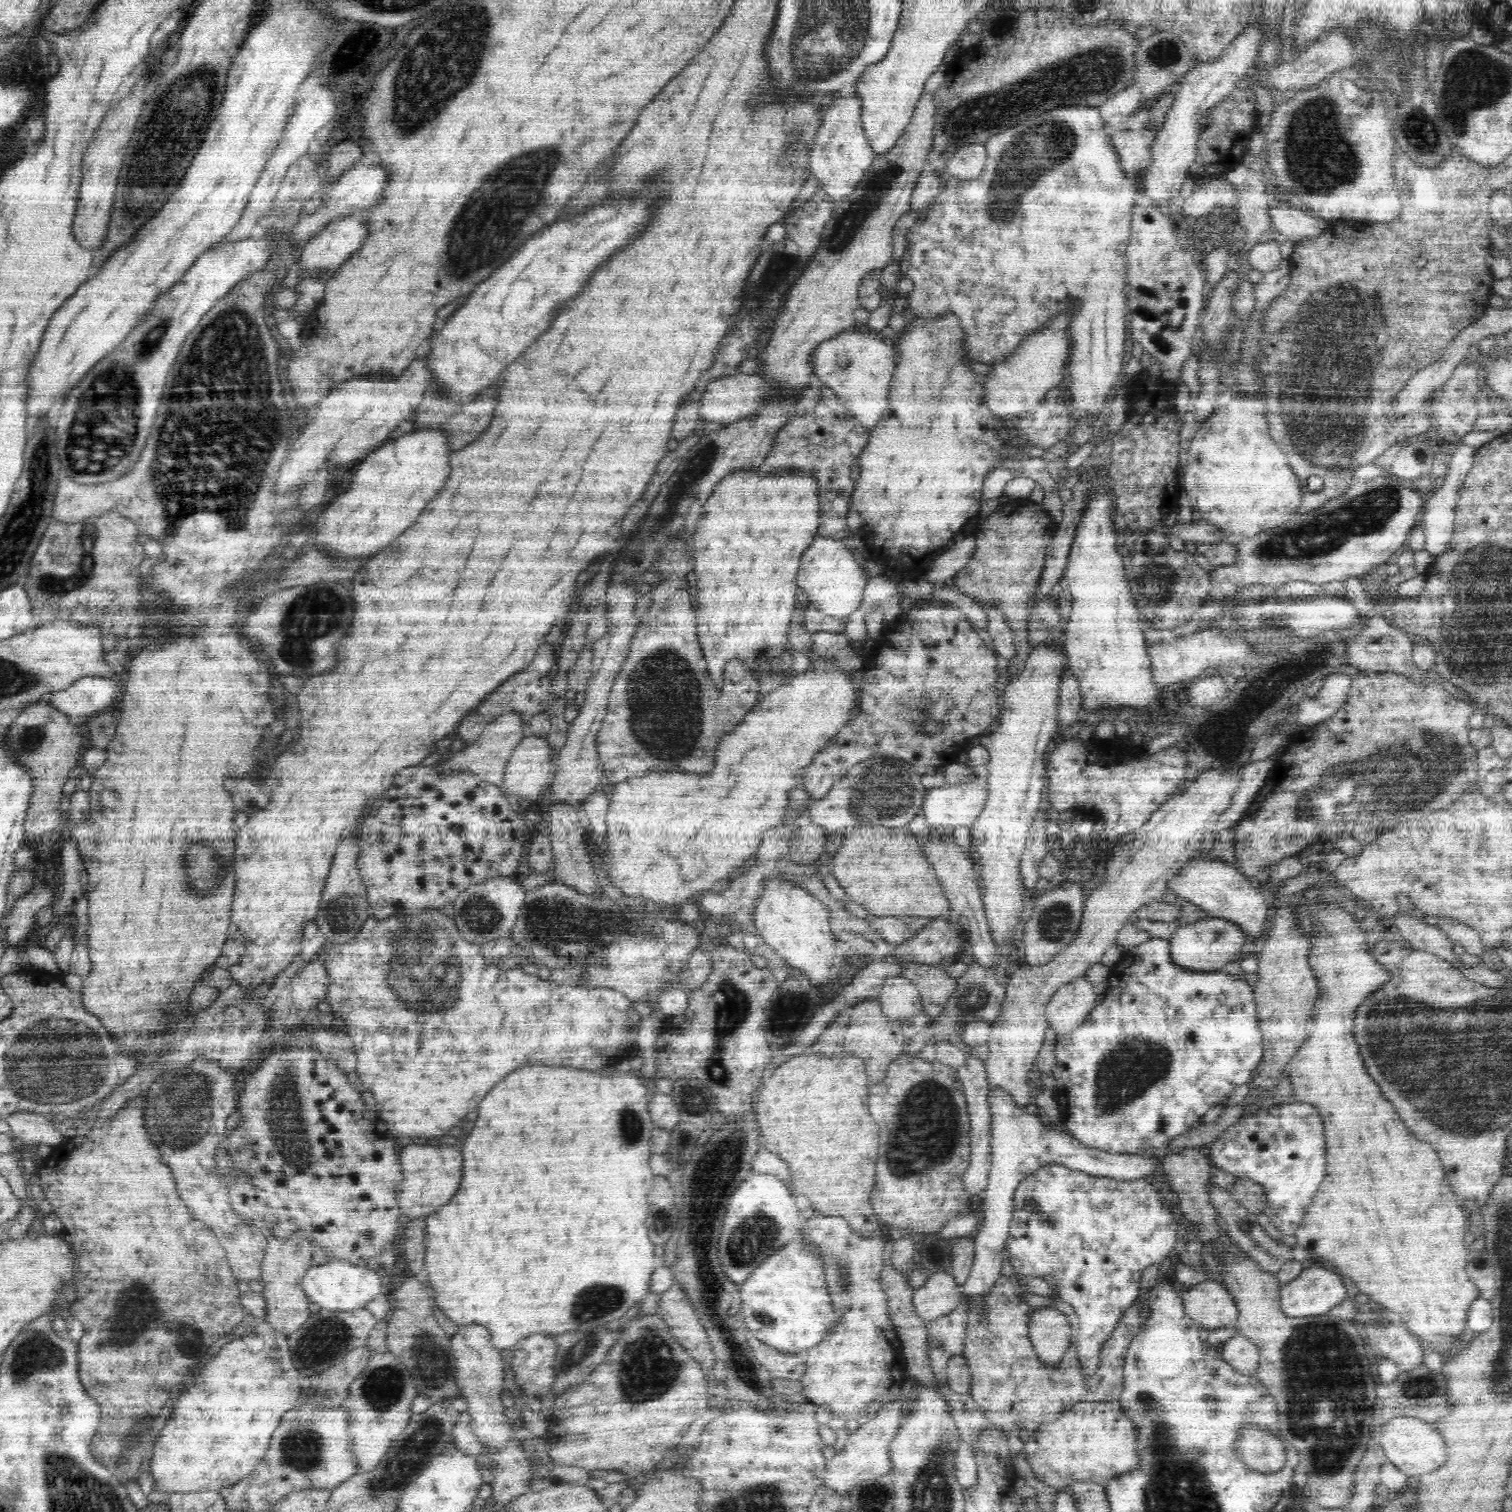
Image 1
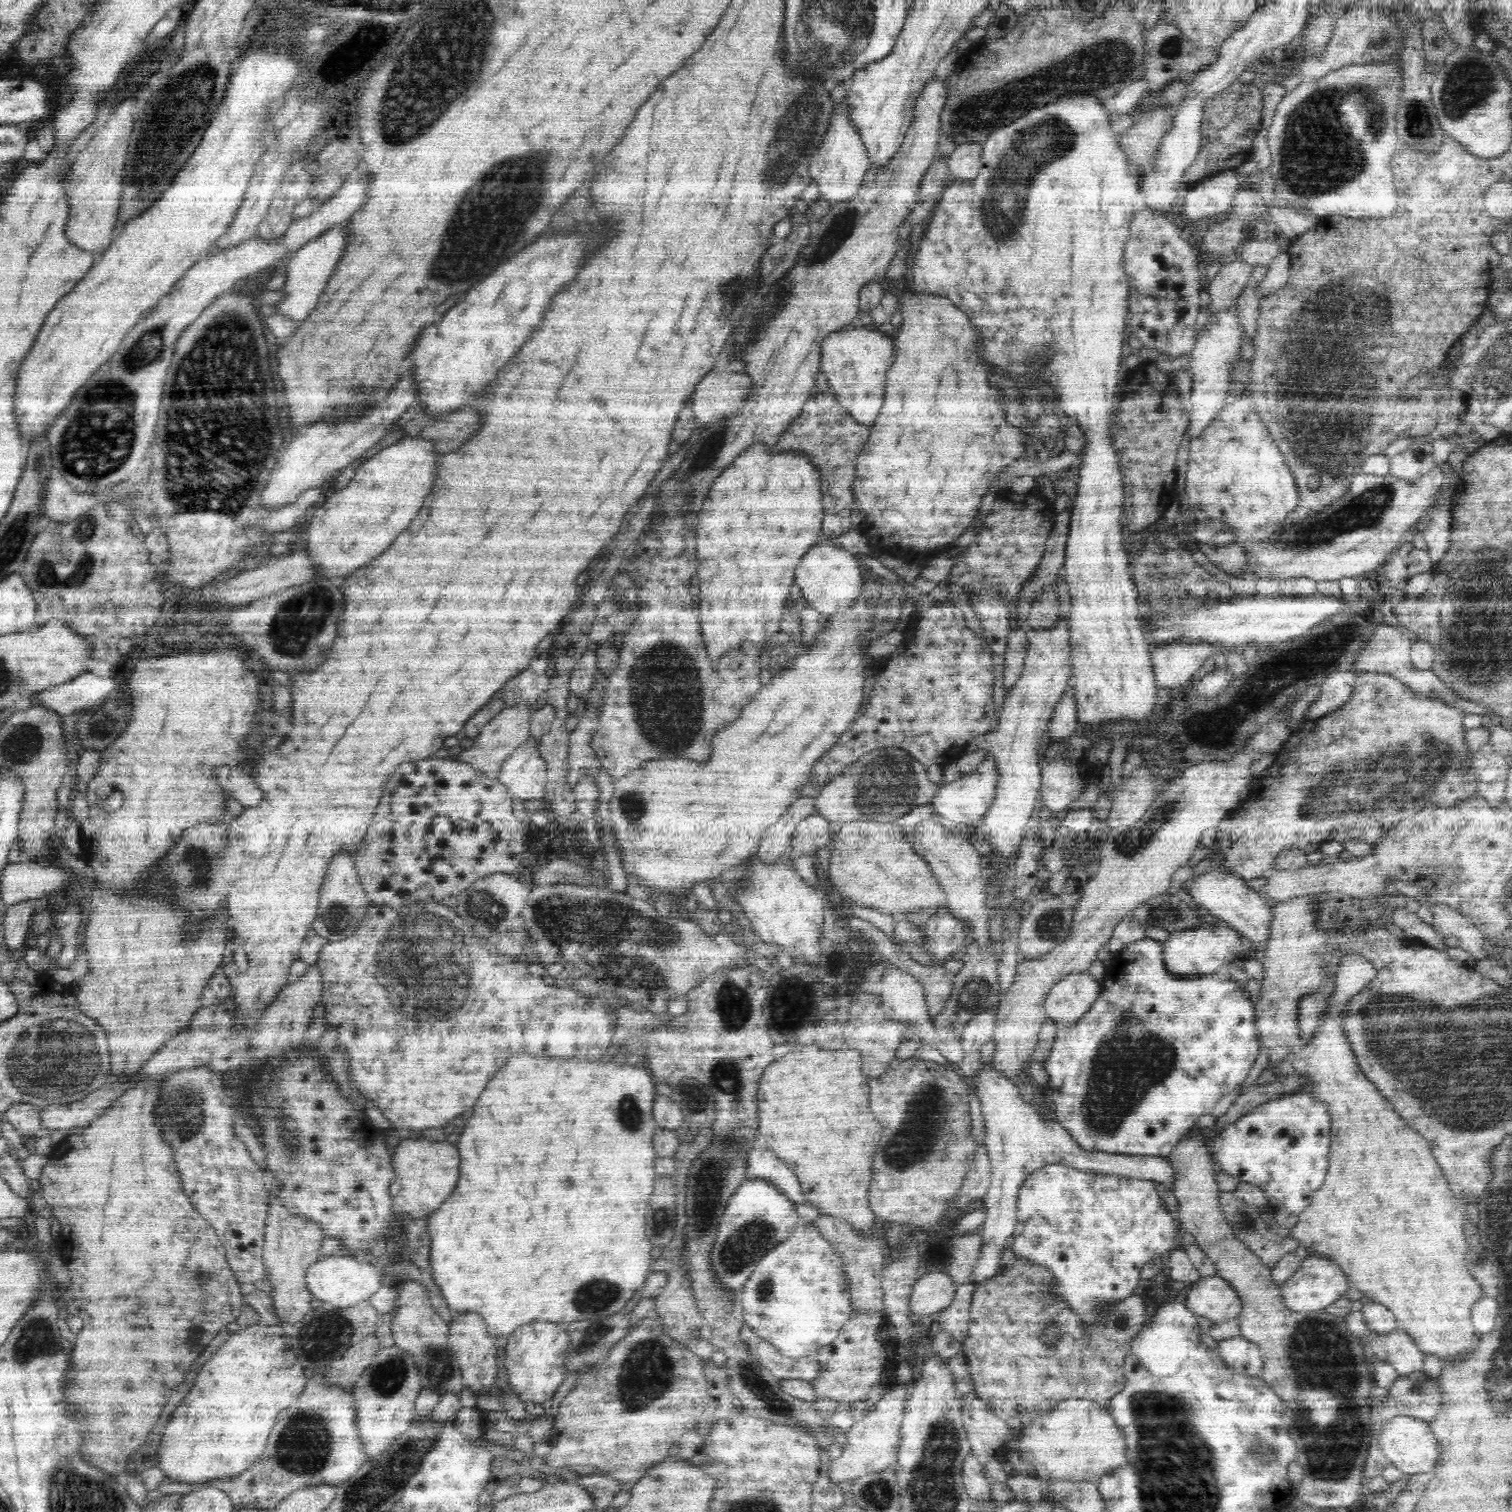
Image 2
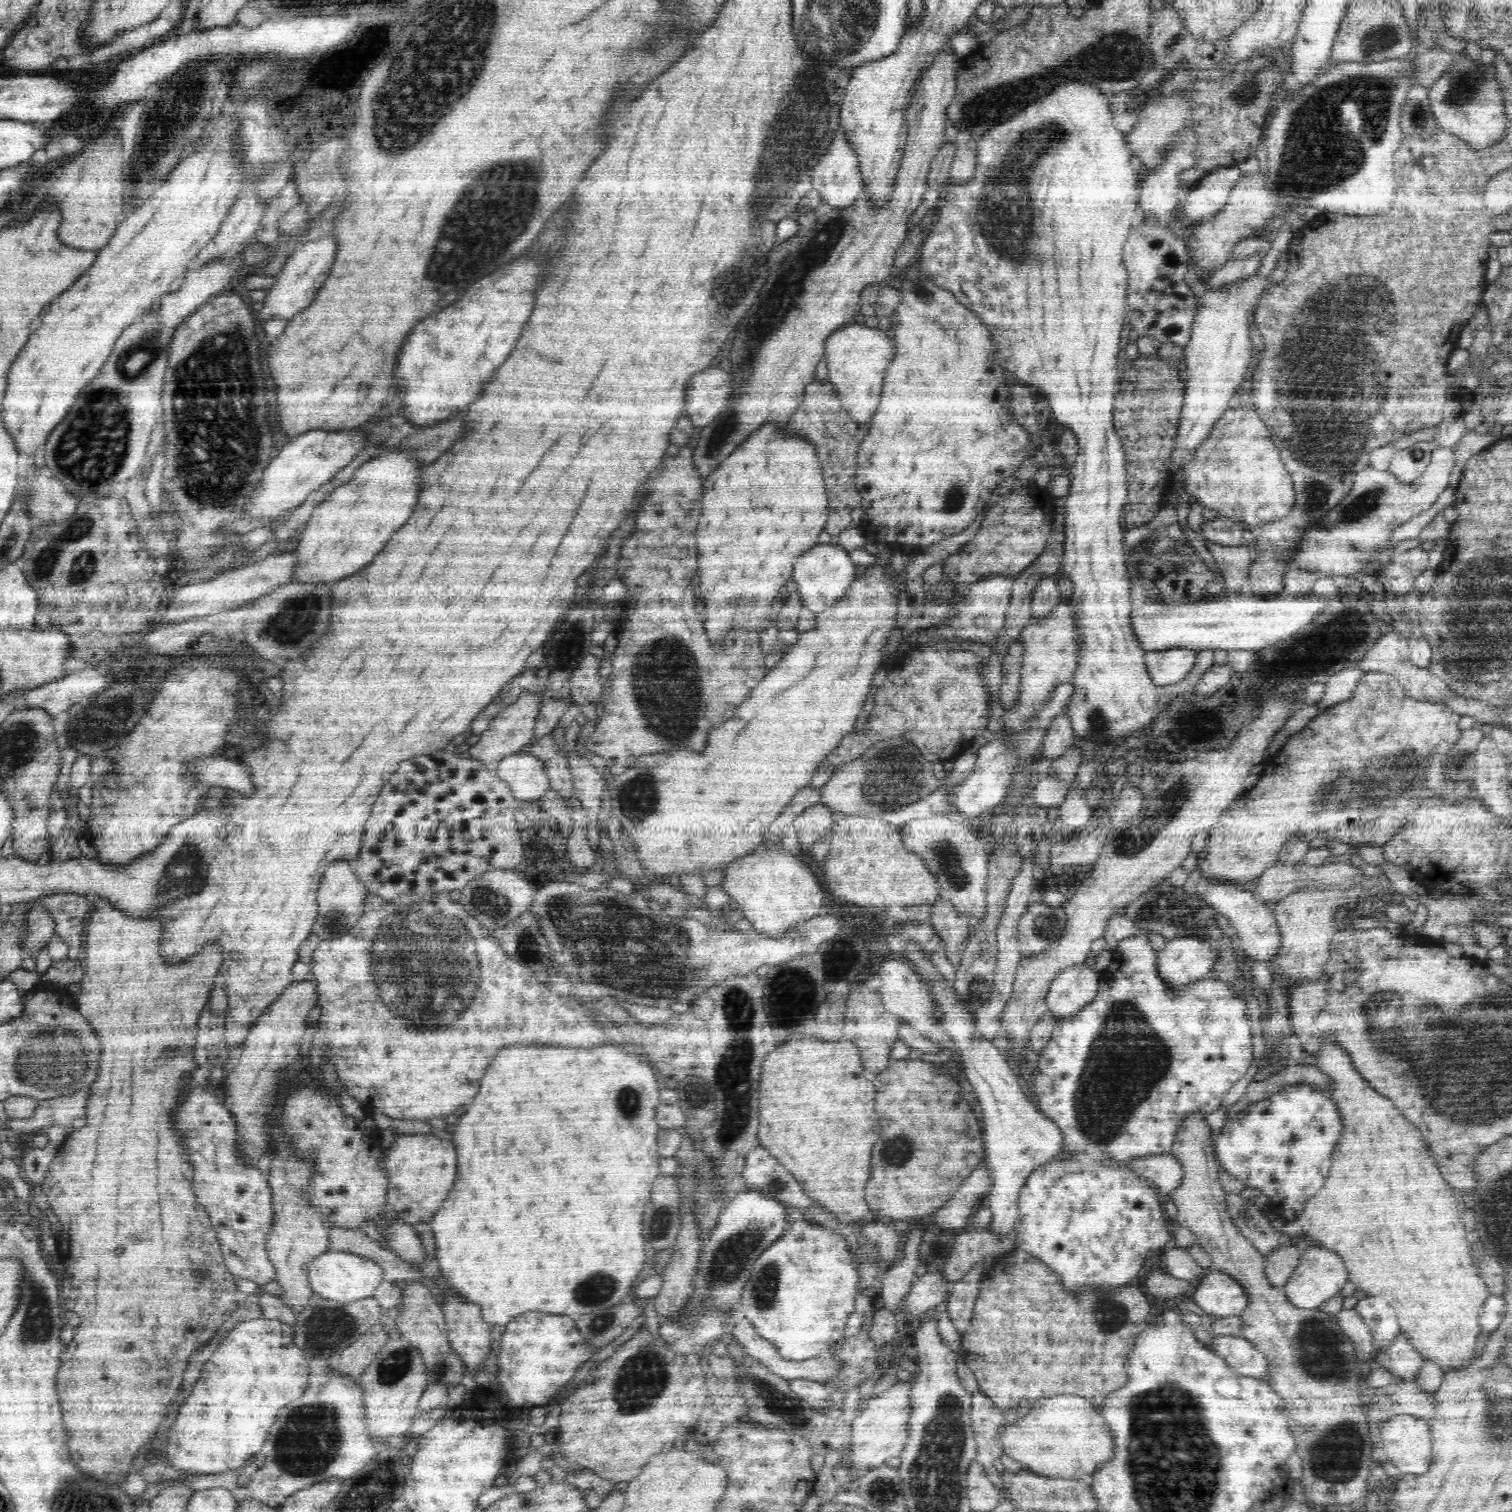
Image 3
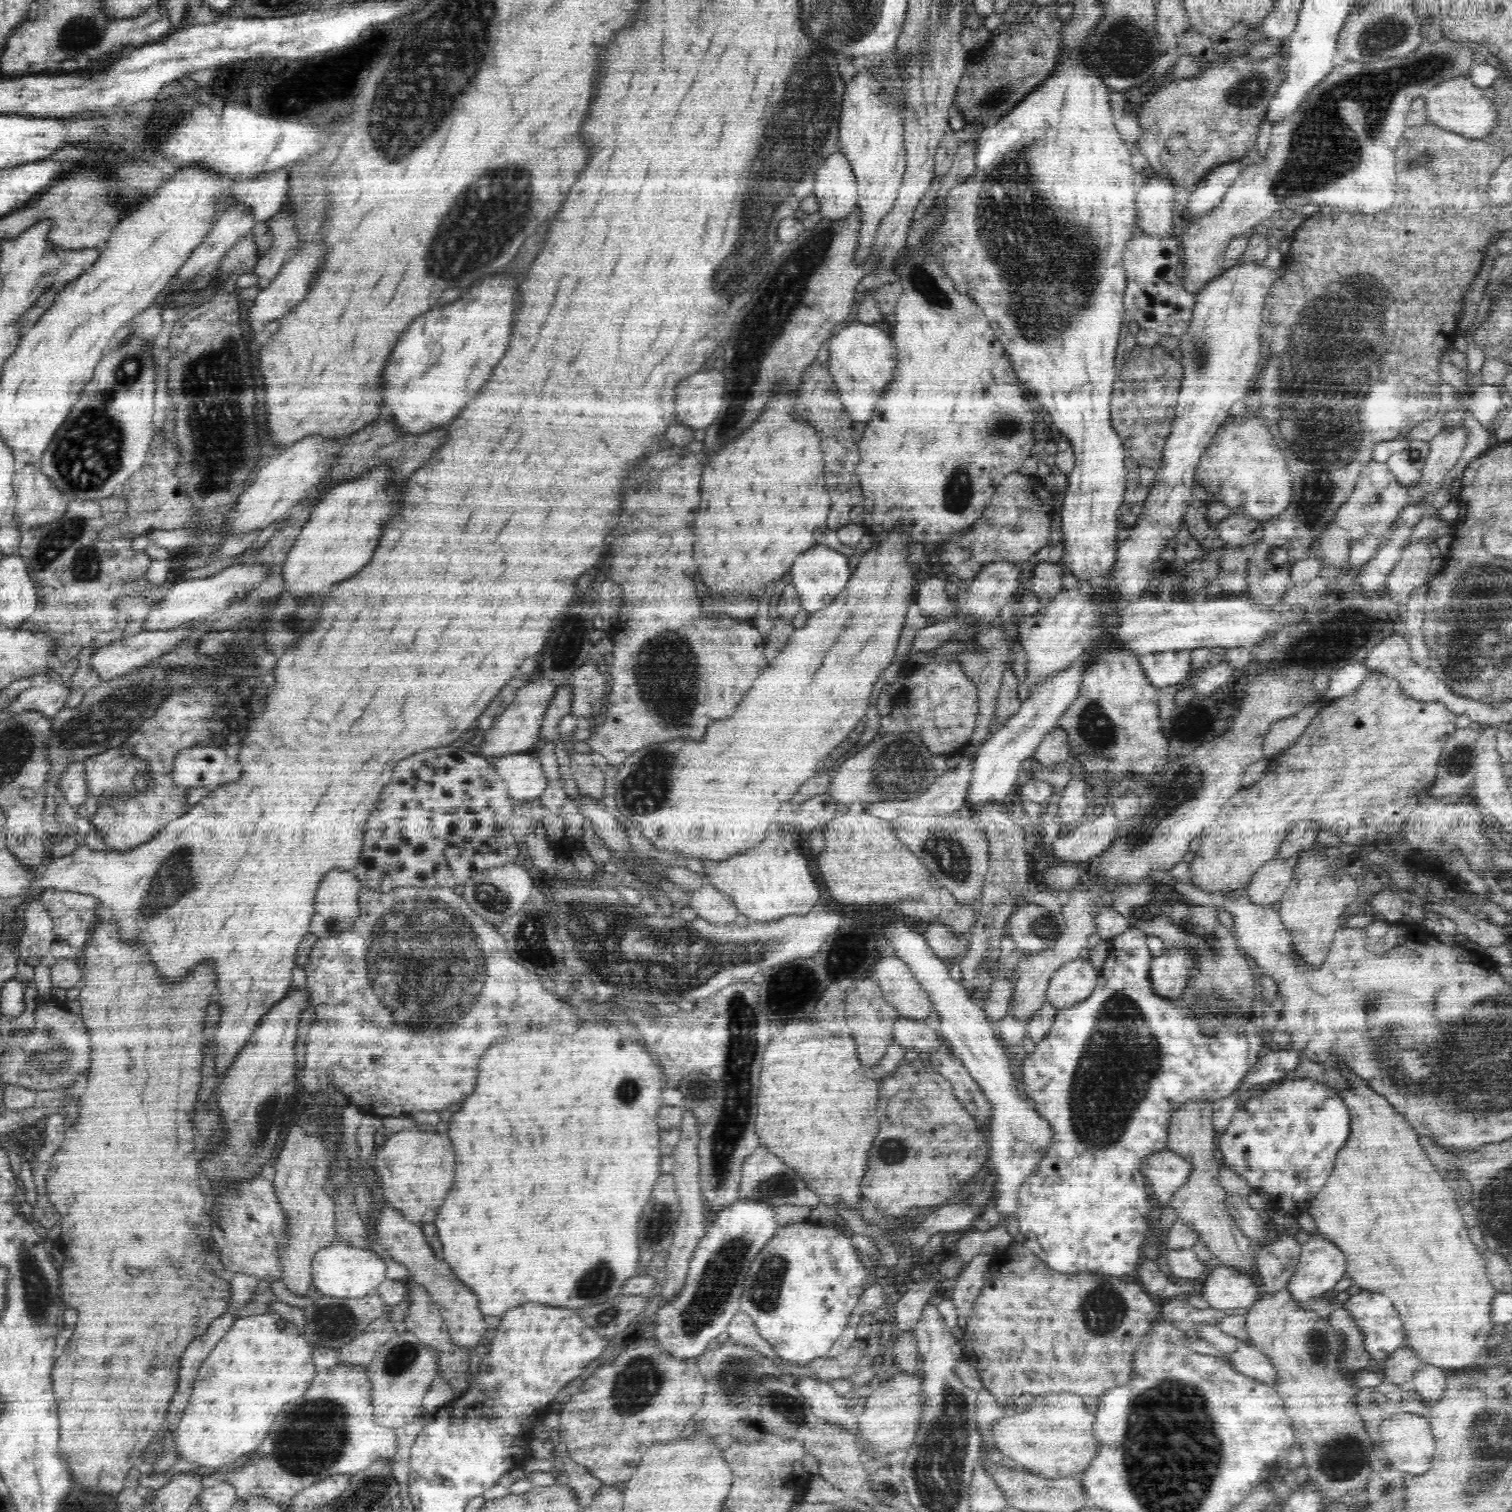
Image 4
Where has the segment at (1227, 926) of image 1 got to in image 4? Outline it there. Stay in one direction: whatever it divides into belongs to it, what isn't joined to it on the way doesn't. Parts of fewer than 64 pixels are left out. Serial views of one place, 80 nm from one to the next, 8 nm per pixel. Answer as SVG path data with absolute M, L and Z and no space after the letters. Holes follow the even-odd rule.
M1186 947L1164 949L1162 955L1150 962L1150 985L1167 1000L1179 1001L1188 988L1190 978L1196 974L1194 951Z

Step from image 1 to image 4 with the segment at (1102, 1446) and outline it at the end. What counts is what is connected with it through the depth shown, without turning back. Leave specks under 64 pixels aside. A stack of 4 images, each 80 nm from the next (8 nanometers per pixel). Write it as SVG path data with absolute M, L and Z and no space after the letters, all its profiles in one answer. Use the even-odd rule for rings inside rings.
M1048 1393L1036 1396L1033 1404L1025 1409L1013 1409L1013 1416L998 1420L992 1435L999 1455L1011 1458L1019 1468L1044 1479L1060 1479L1086 1473L1094 1460L1100 1448L1100 1441L1094 1437L1095 1419L1080 1395Z

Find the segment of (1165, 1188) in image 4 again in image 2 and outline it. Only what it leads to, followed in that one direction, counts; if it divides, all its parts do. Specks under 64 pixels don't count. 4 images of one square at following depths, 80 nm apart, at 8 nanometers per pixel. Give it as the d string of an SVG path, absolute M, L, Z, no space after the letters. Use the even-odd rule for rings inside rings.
M991 1059L984 1062L984 1068L976 1076L976 1095L984 1113L984 1138L990 1157L991 1181L987 1193L983 1196L986 1220L981 1226L982 1230L978 1229L981 1251L969 1280L972 1284L980 1285L994 1278L1003 1268L1000 1258L1017 1223L1019 1188L1030 1175L1043 1166L1062 1163L1064 1166L1093 1174L1115 1174L1126 1178L1156 1180L1167 1186L1173 1184L1174 1169L1165 1157L1083 1150L1058 1121L1036 1111L1029 1104L1029 1099L1020 1095L1018 1086L991 1066Z

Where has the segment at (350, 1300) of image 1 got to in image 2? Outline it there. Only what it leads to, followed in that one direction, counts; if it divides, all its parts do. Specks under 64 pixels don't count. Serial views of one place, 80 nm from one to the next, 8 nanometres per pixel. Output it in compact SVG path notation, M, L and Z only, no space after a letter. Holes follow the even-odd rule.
M338 1254L336 1256L324 1256L314 1262L306 1271L305 1281L308 1290L322 1303L333 1304L338 1308L350 1308L356 1304L368 1301L370 1296L376 1294L385 1283L383 1272L366 1263L364 1258L356 1258L352 1255Z

